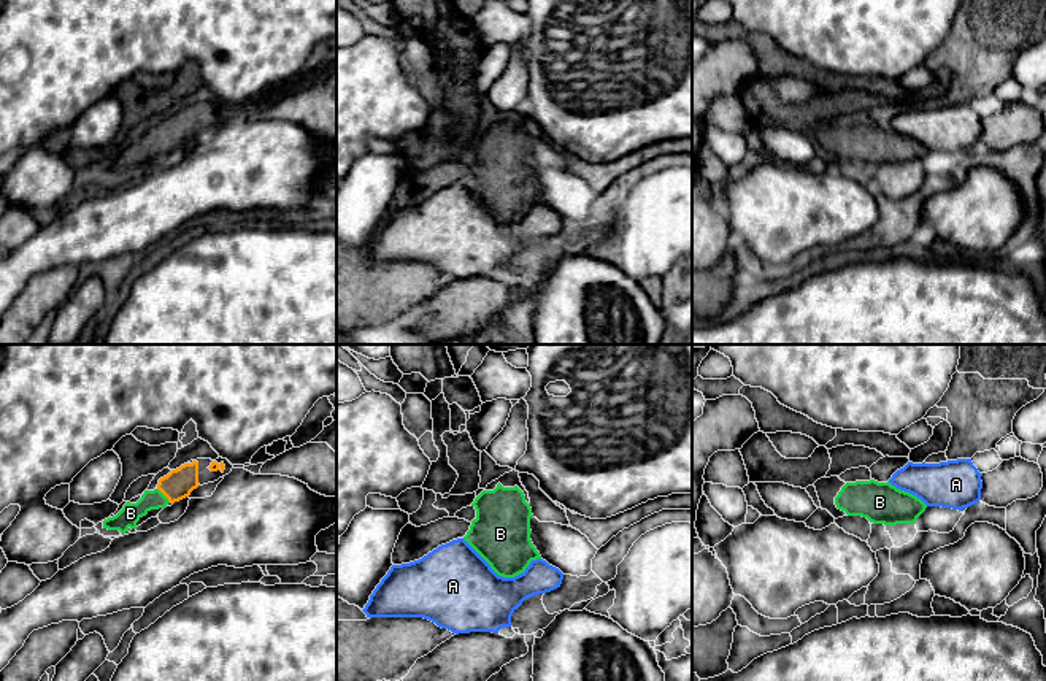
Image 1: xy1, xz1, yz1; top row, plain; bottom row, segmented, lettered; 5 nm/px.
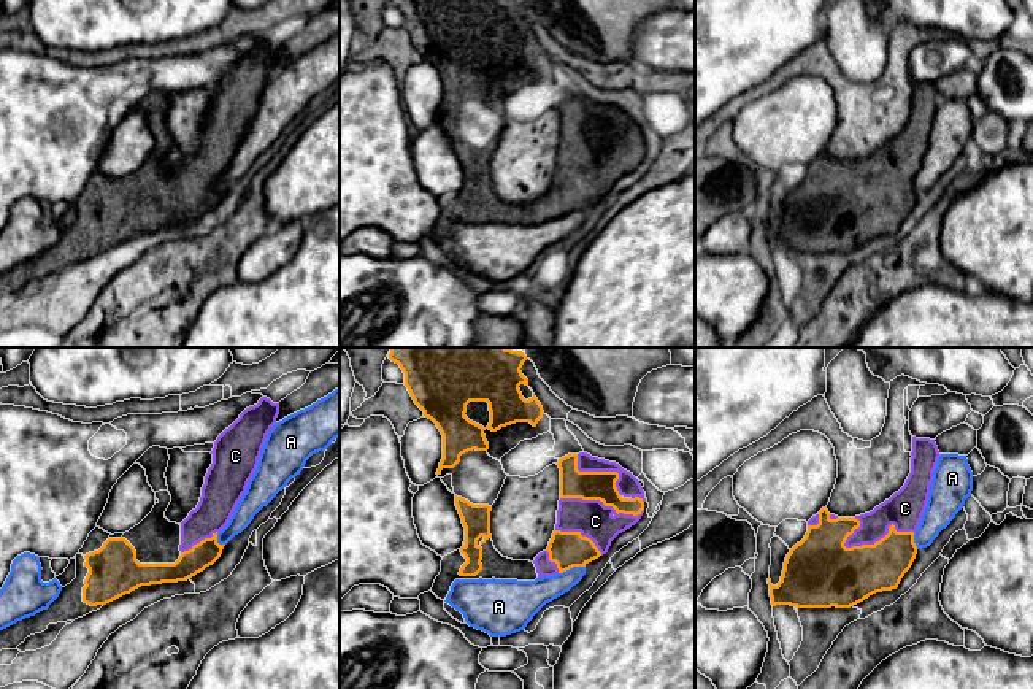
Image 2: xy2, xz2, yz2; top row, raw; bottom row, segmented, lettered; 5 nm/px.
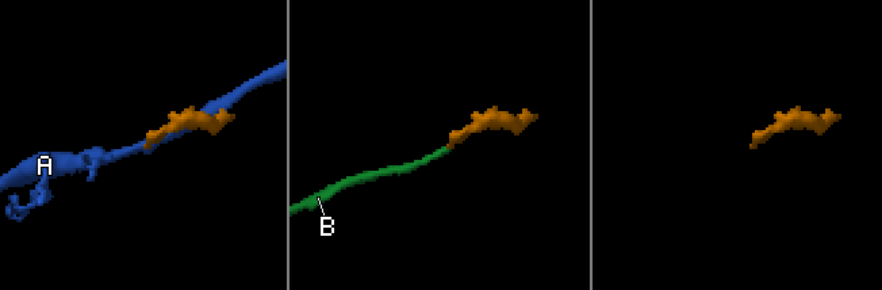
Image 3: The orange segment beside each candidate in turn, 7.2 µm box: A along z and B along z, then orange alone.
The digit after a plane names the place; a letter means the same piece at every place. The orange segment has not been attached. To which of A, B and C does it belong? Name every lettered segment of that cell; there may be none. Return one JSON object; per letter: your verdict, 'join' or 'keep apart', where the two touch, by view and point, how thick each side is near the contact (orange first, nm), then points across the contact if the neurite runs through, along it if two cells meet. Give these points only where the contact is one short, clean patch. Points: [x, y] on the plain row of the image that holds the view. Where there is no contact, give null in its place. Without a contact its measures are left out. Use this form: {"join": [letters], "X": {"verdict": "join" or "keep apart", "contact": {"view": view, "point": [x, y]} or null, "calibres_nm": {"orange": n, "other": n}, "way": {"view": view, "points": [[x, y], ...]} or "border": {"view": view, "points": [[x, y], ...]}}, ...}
{"join": ["B", "C"], "A": {"verdict": "keep apart", "contact": {"view": "xz2", "point": [570, 211]}, "calibres_nm": {"orange": 180, "other": 160}}, "B": {"verdict": "join", "contact": {"view": "xy1", "point": [164, 138]}, "calibres_nm": {"orange": 150, "other": 100}, "way": {"view": "xy1", "points": [[178, 129], [164, 138], [130, 157]]}}, "C": {"verdict": "join", "contact": {"view": "yz2", "point": [881, 183]}, "calibres_nm": {"orange": 280, "other": 190}}}

